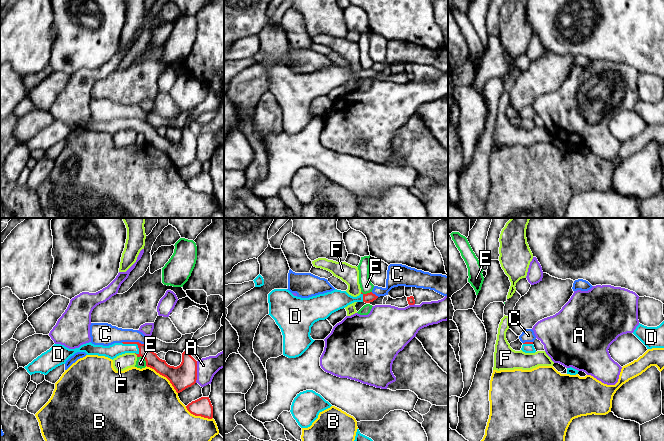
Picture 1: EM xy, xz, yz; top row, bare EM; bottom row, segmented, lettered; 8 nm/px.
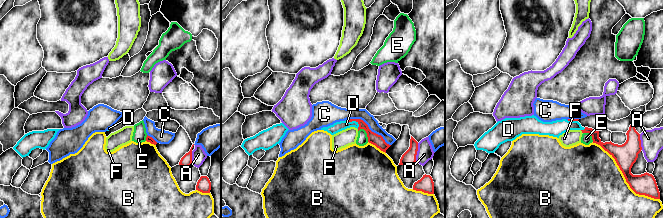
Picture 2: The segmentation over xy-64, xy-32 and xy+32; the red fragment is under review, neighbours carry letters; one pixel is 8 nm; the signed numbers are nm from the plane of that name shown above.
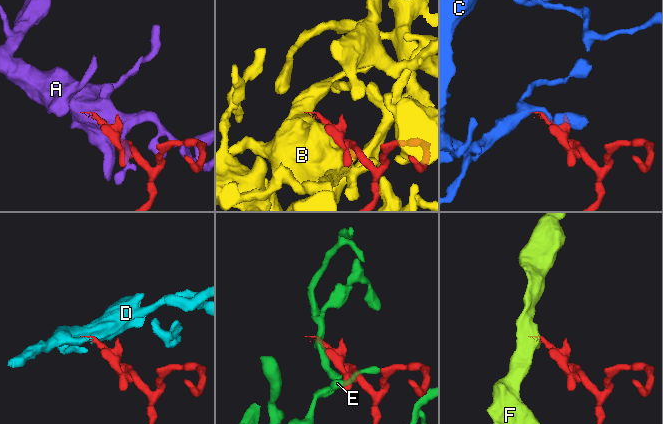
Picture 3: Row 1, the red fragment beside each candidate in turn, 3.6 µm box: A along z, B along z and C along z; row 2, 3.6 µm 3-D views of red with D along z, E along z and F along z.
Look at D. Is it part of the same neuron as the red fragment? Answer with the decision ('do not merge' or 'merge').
merge

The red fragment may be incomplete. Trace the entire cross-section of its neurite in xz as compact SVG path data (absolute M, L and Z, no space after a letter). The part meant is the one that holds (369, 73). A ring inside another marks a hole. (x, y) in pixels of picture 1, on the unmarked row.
M274 65L268 70L269 90L281 105L283 111L283 131L288 134L301 132L315 117L311 114L311 103L319 96L327 95L332 89L347 83L354 78L370 79L378 72L372 68L360 70L357 73L349 71L346 67L333 66L309 74L294 72L287 65Z

